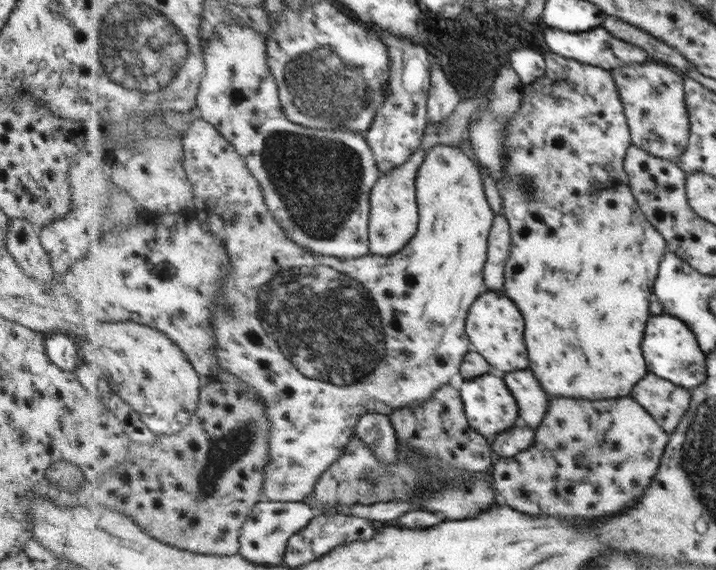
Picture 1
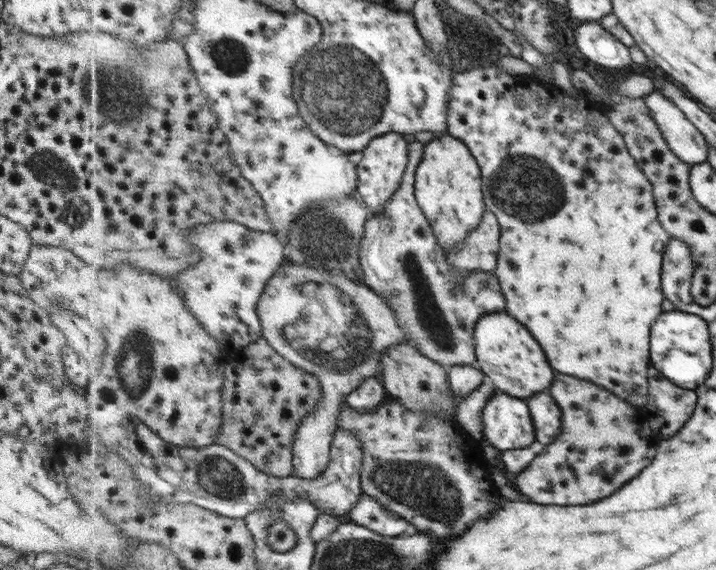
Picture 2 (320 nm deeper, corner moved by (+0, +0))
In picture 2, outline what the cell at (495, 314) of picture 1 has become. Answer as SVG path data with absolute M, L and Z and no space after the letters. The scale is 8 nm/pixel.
M507 311L486 314L476 326L478 364L501 392L528 400L553 384L555 370L551 368L543 348L531 332Z

